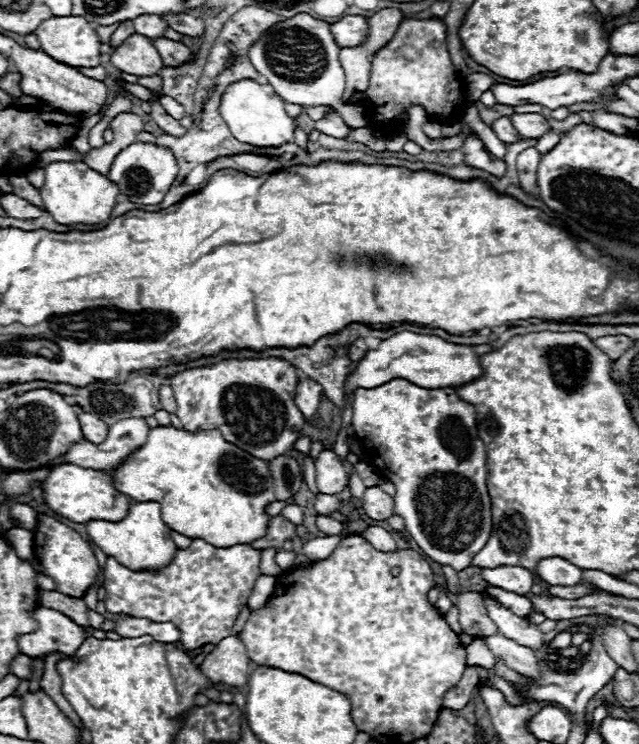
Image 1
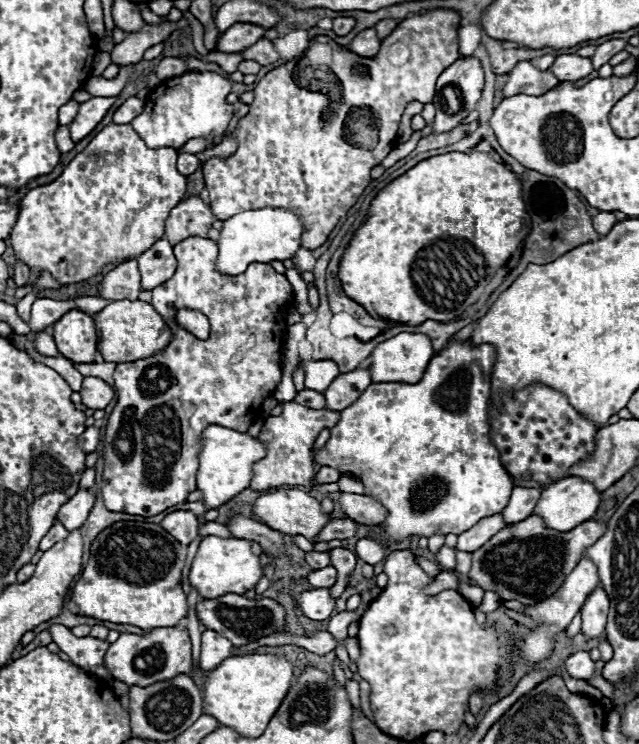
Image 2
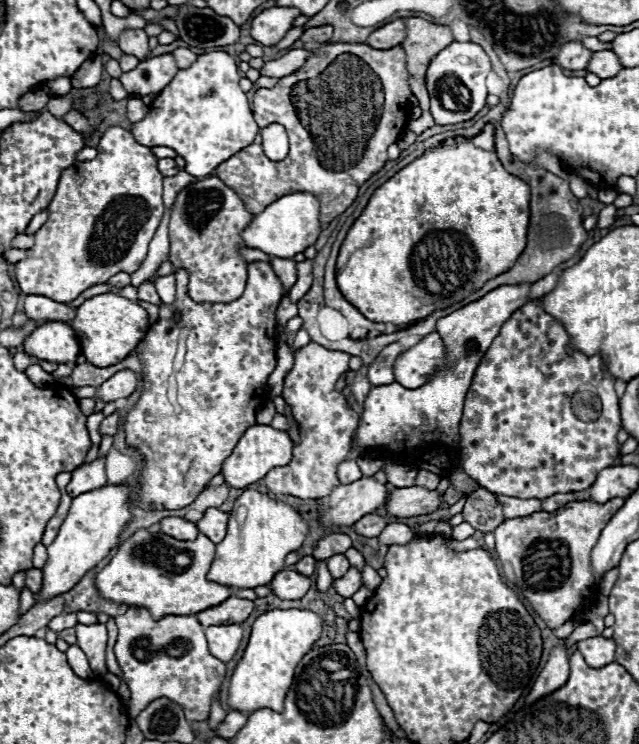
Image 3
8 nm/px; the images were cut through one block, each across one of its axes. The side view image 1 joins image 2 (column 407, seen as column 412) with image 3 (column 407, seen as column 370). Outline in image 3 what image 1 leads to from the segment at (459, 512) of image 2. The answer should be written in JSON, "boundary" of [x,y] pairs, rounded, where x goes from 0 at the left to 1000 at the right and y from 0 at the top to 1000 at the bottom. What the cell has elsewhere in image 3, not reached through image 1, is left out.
{"boundary":[[[829,382],[814,384],[779,384],[751,403],[695,425],[682,435],[682,446],[692,452],[698,465],[698,492],[685,495],[667,516],[657,522],[632,522],[623,513],[604,519],[585,519],[573,538],[570,554],[563,562],[563,573],[554,581],[554,594],[573,608],[607,608],[626,621],[651,624],[667,605],[692,602],[707,613],[707,629],[698,637],[704,653],[717,659],[723,667],[742,664],[751,651],[745,651],[726,632],[720,629],[720,562],[732,522],[745,503],[757,473],[767,468],[770,457],[779,452],[782,438],[808,419],[826,398]]]}

